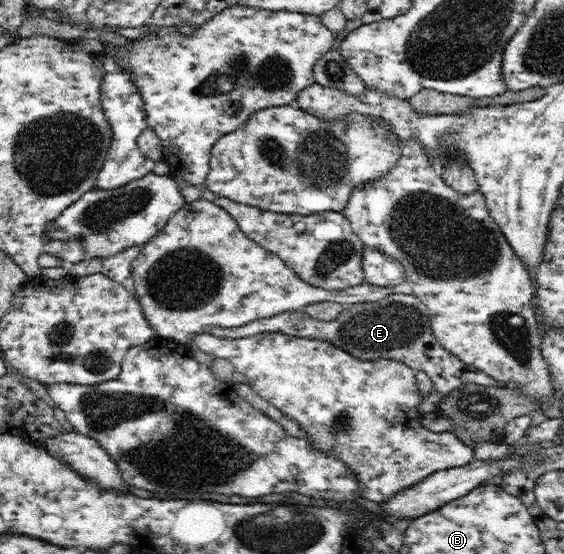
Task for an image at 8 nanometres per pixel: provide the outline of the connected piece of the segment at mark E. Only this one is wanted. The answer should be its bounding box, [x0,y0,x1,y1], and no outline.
[209,293,507,395]

